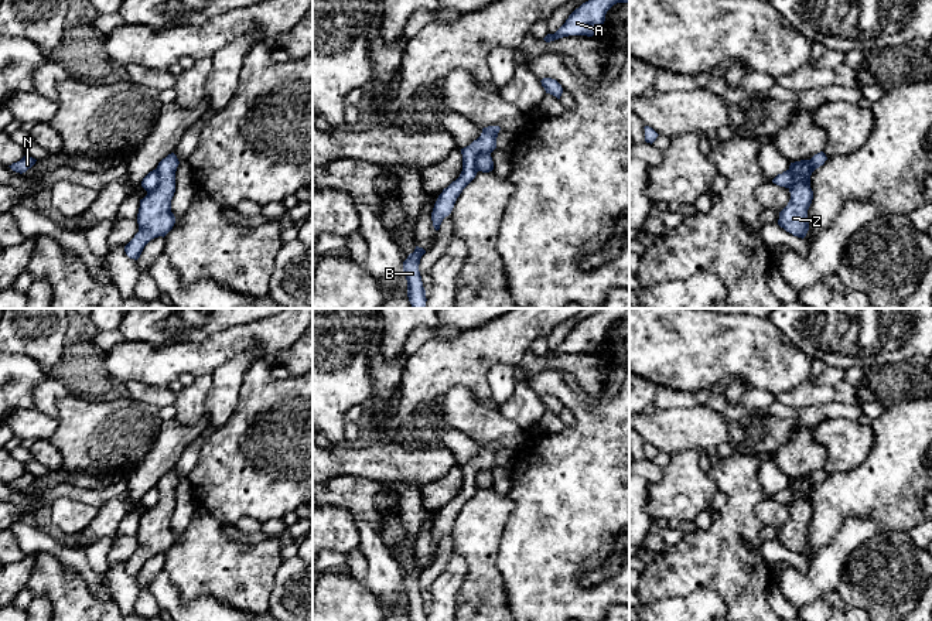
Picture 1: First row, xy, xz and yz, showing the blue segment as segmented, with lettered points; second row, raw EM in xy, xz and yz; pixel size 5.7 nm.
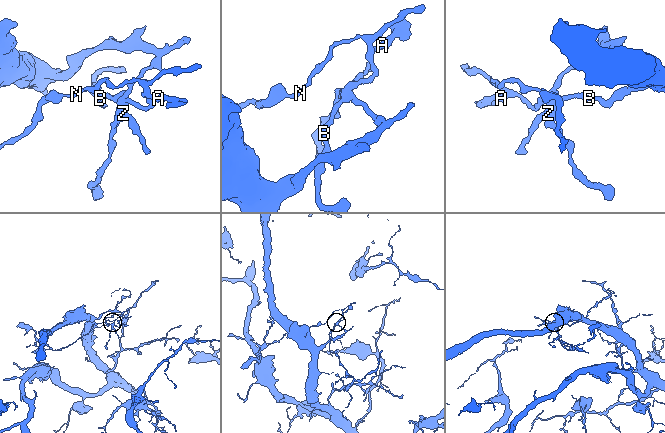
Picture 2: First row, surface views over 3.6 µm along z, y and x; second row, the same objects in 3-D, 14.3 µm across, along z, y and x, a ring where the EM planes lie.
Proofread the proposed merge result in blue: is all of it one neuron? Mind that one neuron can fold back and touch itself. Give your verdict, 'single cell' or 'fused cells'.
fused cells

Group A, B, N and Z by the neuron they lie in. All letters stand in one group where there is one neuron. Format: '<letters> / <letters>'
A B N / Z

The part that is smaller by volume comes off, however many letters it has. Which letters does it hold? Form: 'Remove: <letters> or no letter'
Remove: A, B, N

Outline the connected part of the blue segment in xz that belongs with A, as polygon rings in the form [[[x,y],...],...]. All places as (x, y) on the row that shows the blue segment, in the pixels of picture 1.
[[[588,0],[576,8],[554,34],[547,34],[543,40],[550,42],[569,35],[593,37],[604,24],[607,11],[617,3],[629,0]]]

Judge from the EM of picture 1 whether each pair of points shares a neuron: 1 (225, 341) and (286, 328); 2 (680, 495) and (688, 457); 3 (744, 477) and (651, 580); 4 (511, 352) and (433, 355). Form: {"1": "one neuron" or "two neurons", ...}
{"1": "one neuron", "2": "one neuron", "3": "one neuron", "4": "one neuron"}

